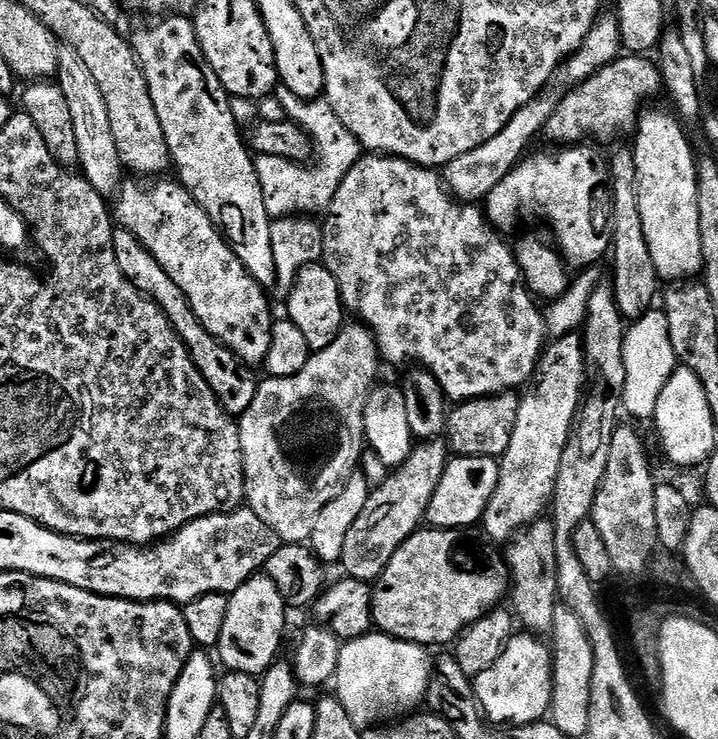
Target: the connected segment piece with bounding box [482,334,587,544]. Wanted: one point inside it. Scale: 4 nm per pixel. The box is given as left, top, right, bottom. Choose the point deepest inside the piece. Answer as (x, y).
(528, 472)

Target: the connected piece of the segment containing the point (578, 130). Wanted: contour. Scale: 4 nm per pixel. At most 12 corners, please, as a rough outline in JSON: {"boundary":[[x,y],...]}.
{"boundary":[[621,54],[566,92],[543,139],[635,133],[661,92],[655,59]]}

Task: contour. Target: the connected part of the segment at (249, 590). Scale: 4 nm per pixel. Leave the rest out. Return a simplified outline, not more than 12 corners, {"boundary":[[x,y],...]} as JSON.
{"boundary":[[257,574],[229,597],[219,663],[257,678],[277,663],[288,606]]}

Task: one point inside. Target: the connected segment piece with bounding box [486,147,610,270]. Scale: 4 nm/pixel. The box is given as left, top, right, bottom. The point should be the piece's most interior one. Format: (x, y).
(558, 189)

